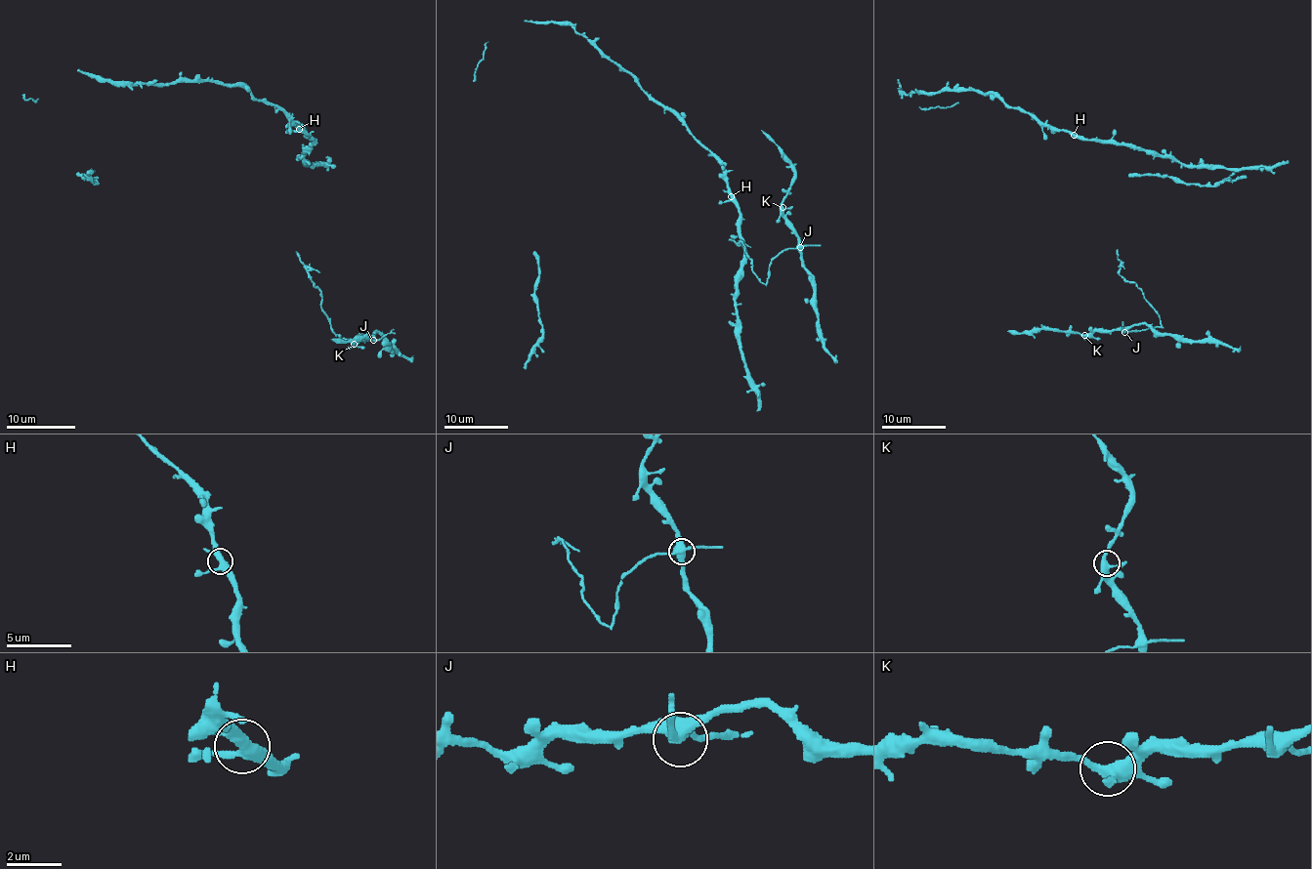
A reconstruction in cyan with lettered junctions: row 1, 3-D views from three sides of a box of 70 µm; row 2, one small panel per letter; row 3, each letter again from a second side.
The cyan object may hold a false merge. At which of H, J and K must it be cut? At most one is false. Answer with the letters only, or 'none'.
J

